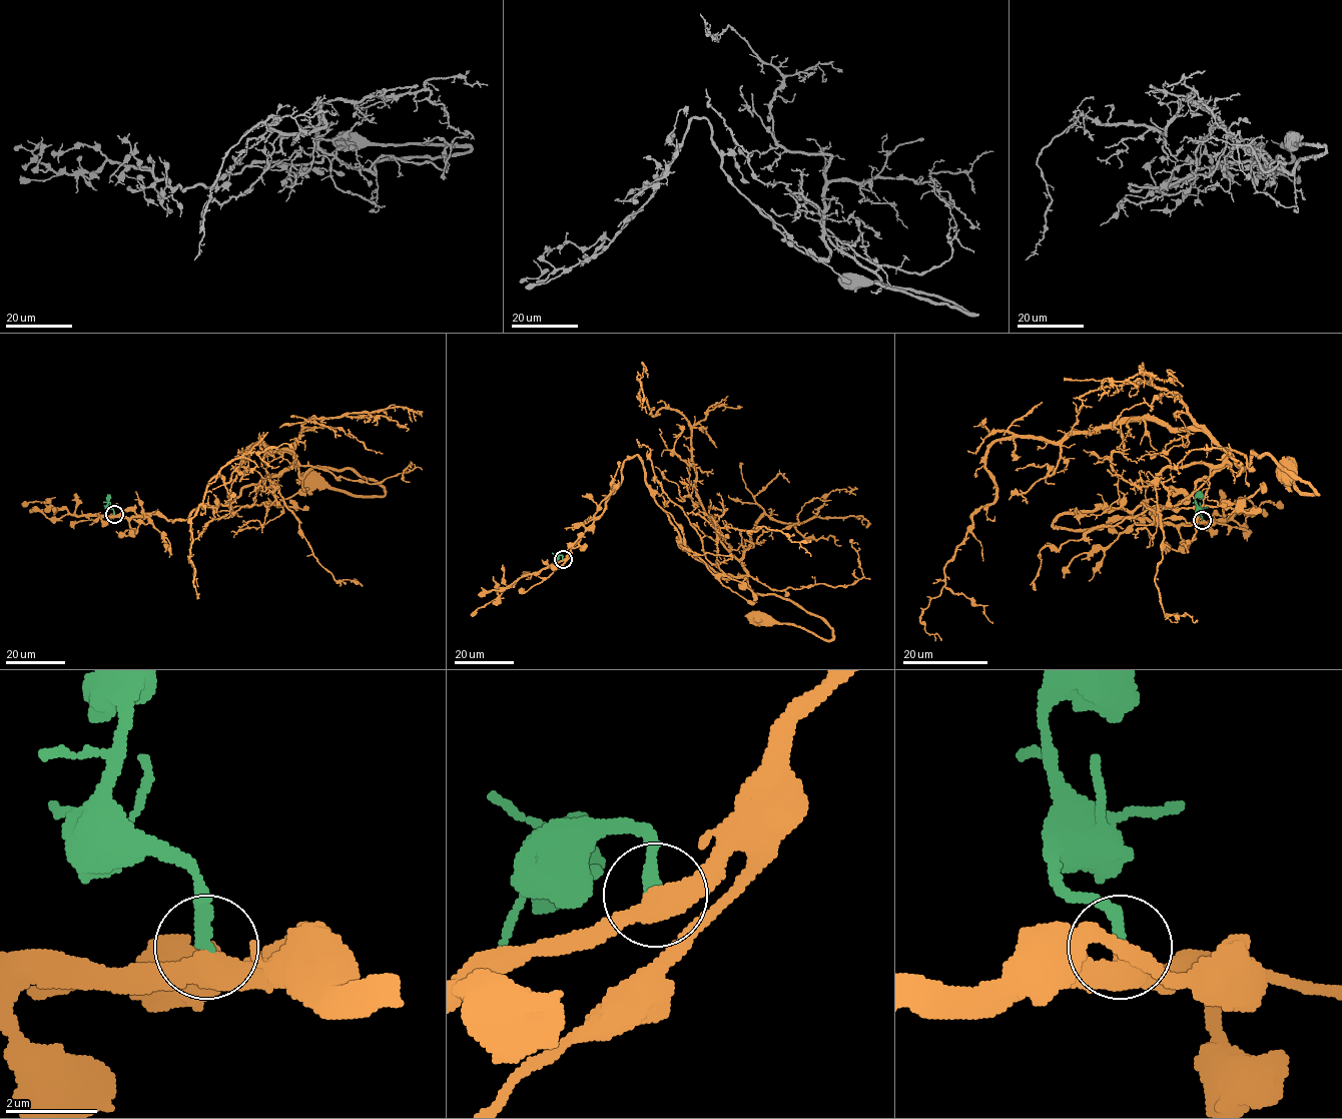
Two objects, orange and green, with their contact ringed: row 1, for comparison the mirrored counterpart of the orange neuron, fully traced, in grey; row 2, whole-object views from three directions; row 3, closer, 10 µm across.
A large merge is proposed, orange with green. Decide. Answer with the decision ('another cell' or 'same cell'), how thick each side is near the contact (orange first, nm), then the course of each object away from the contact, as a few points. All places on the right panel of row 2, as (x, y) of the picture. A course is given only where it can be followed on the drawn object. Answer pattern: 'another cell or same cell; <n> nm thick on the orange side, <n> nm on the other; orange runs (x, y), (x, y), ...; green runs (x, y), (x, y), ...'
same cell; 480 nm thick on the orange side, 260 nm on the other; orange runs (1202, 521), (1053, 524), (1101, 508), (1177, 509), (1228, 453), (1240, 467), (1268, 455), (1317, 494), (1286, 471); green runs (1202, 519), (1196, 512), (1195, 497), (1201, 491)

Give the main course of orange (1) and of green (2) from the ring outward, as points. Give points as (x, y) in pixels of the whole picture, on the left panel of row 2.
1: (113, 515), (185, 520), (295, 467), (300, 477), (352, 469), (385, 494), (309, 480)
2: (113, 514), (107, 504), (107, 494)

